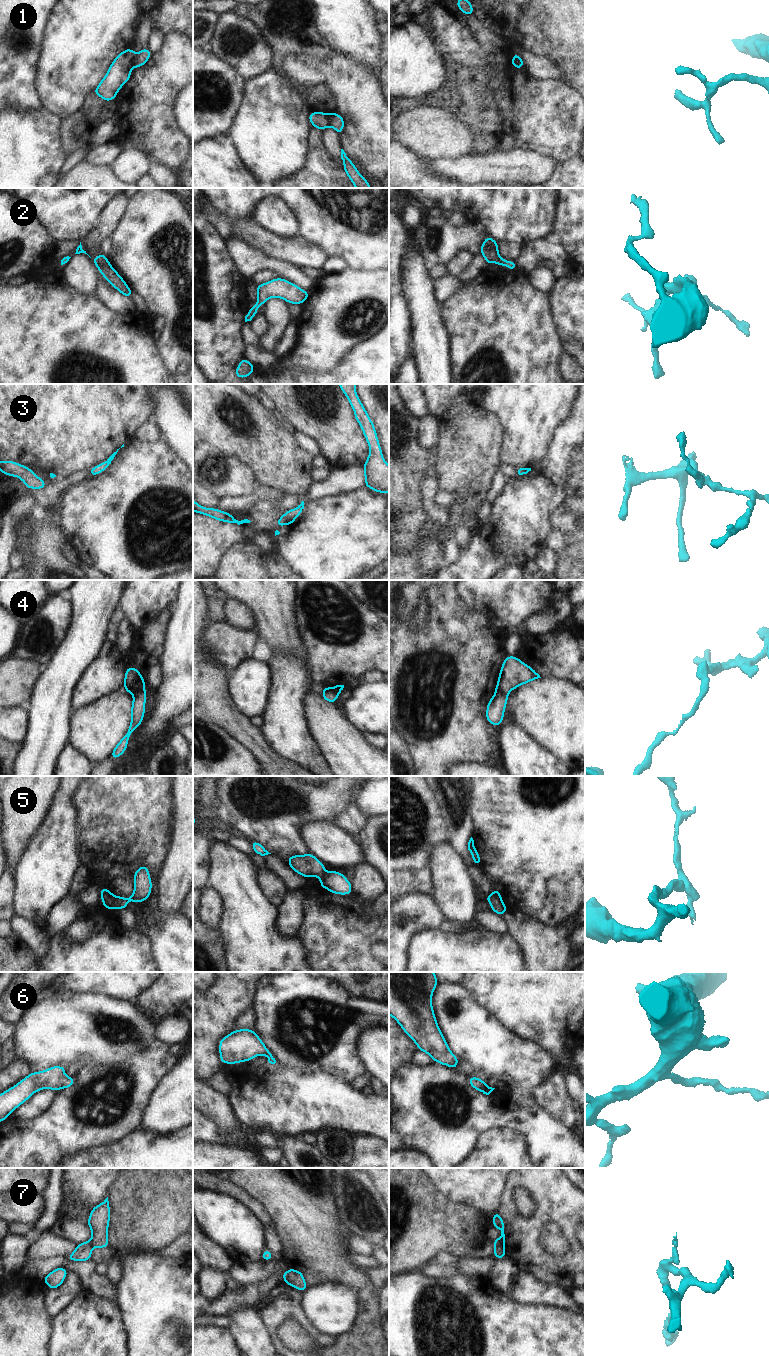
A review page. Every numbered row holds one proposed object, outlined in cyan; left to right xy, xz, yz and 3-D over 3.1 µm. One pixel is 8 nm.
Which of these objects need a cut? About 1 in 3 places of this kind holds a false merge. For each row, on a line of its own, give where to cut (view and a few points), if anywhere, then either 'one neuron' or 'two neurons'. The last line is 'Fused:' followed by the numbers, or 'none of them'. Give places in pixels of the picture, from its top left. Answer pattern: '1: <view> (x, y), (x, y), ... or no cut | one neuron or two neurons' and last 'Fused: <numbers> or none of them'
1: xy (136, 54), (133, 66) | two neurons
2: no cut | one neuron
3: no cut | one neuron
4: yz (495, 689), (508, 694) | two neurons
5: xz (326, 872), (321, 879) | two neurons
6: no cut | one neuron
7: yz (493, 1242), (499, 1243), (504, 1248) | two neurons
Fused: 1, 4, 5, 7

